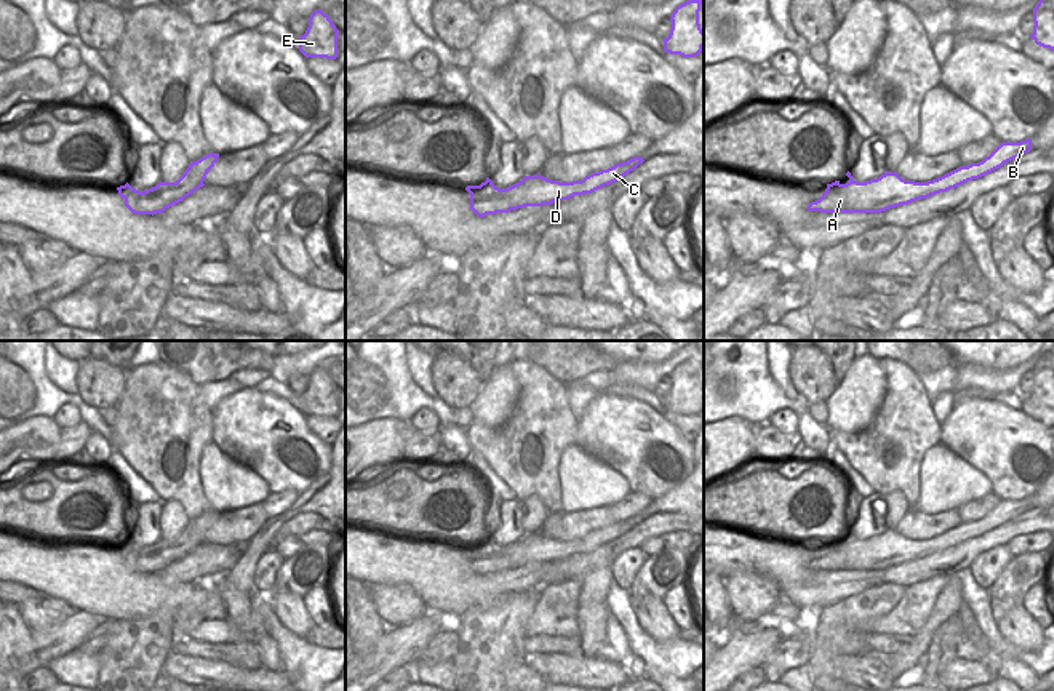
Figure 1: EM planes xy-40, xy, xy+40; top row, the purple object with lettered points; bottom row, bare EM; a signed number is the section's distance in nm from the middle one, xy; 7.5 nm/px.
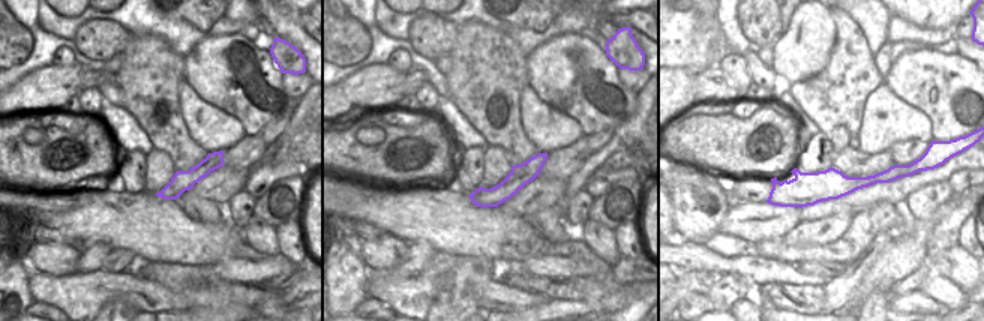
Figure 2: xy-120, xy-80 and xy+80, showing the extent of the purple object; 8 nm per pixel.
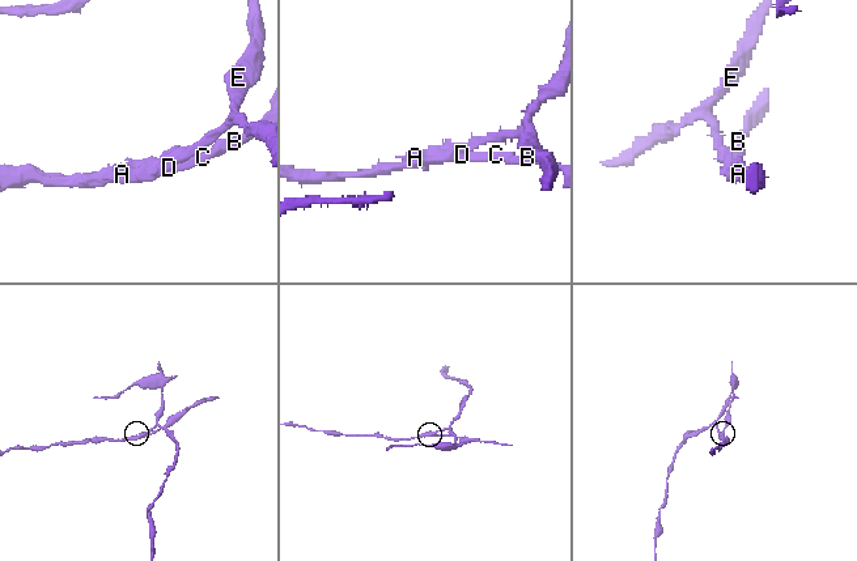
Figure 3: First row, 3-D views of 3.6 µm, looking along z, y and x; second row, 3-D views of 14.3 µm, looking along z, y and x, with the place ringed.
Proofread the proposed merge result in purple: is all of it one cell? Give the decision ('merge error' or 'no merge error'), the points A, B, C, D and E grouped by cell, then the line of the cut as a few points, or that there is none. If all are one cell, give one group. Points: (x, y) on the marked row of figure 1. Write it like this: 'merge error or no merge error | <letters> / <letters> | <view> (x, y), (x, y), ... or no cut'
merge error | A B C D / E | xy (514, 203), (495, 195), (479, 200), (471, 207)

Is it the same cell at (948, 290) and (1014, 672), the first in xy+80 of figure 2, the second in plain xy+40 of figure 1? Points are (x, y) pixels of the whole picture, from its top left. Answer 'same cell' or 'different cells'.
same cell

